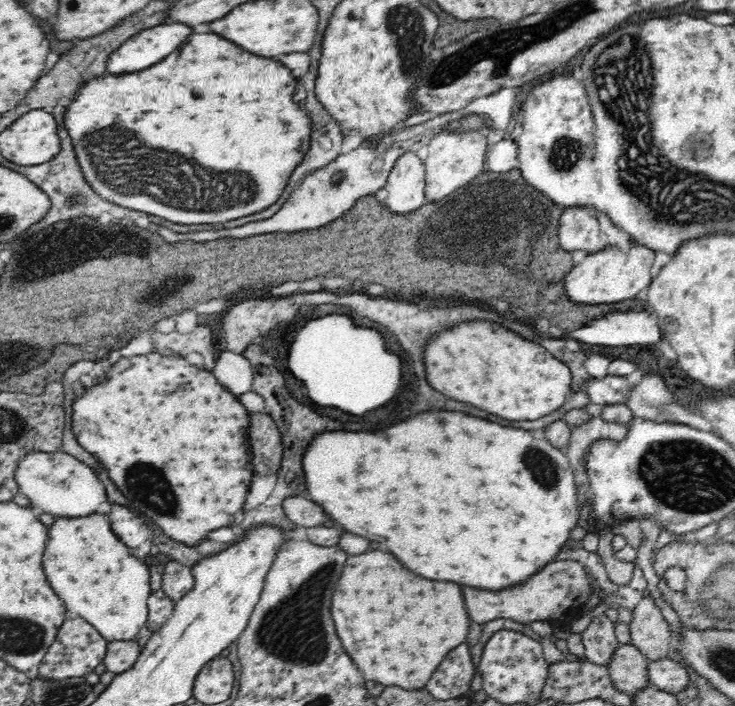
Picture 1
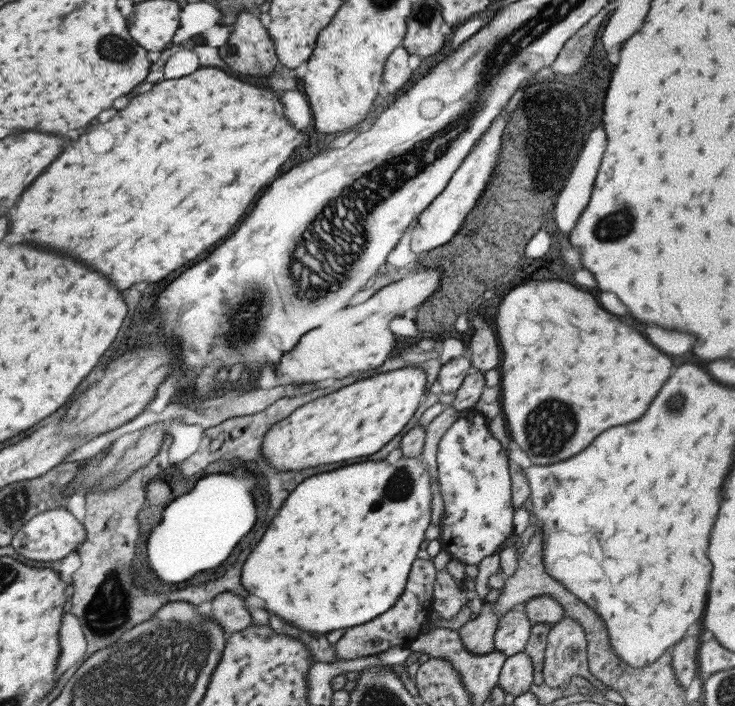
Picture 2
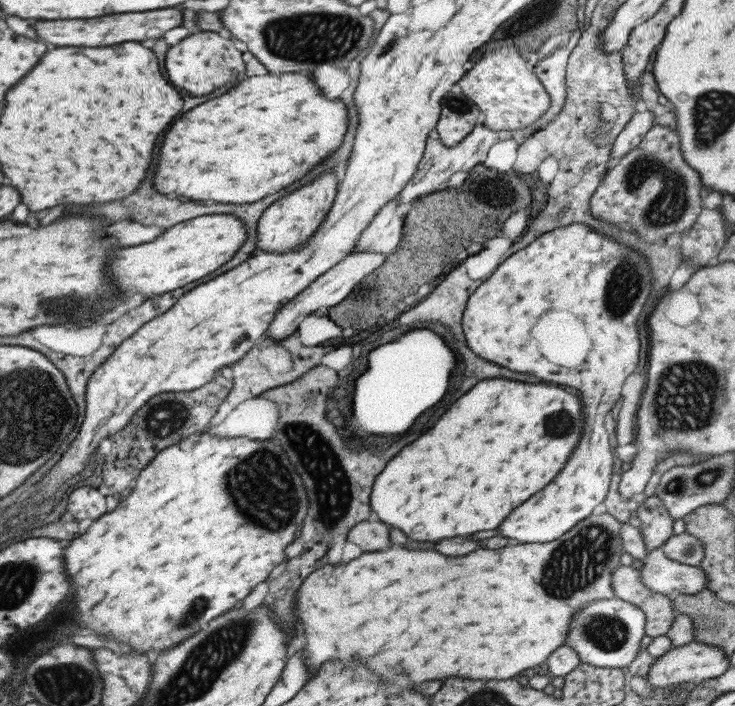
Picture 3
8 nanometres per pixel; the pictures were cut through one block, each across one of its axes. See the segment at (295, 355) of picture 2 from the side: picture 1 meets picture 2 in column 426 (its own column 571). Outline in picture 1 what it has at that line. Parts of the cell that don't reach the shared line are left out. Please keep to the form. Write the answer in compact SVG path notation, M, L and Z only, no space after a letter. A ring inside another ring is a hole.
M629 238L628 246L628 250L624 252L620 247L608 244L598 252L580 255L578 263L573 265L564 281L569 298L578 304L599 305L644 295L653 278L650 268L656 253L633 238Z

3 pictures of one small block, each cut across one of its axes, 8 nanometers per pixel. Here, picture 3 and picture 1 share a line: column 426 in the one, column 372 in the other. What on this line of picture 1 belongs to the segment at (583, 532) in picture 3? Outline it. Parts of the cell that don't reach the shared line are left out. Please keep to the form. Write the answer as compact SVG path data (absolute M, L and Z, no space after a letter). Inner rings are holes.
M380 550L350 556L346 560L332 596L332 618L344 650L348 650L350 658L360 668L366 680L412 690L422 688L430 680L430 674L444 660L444 656L466 640L470 624L458 584L420 580L420 576L408 572L408 568L404 568L392 554Z

